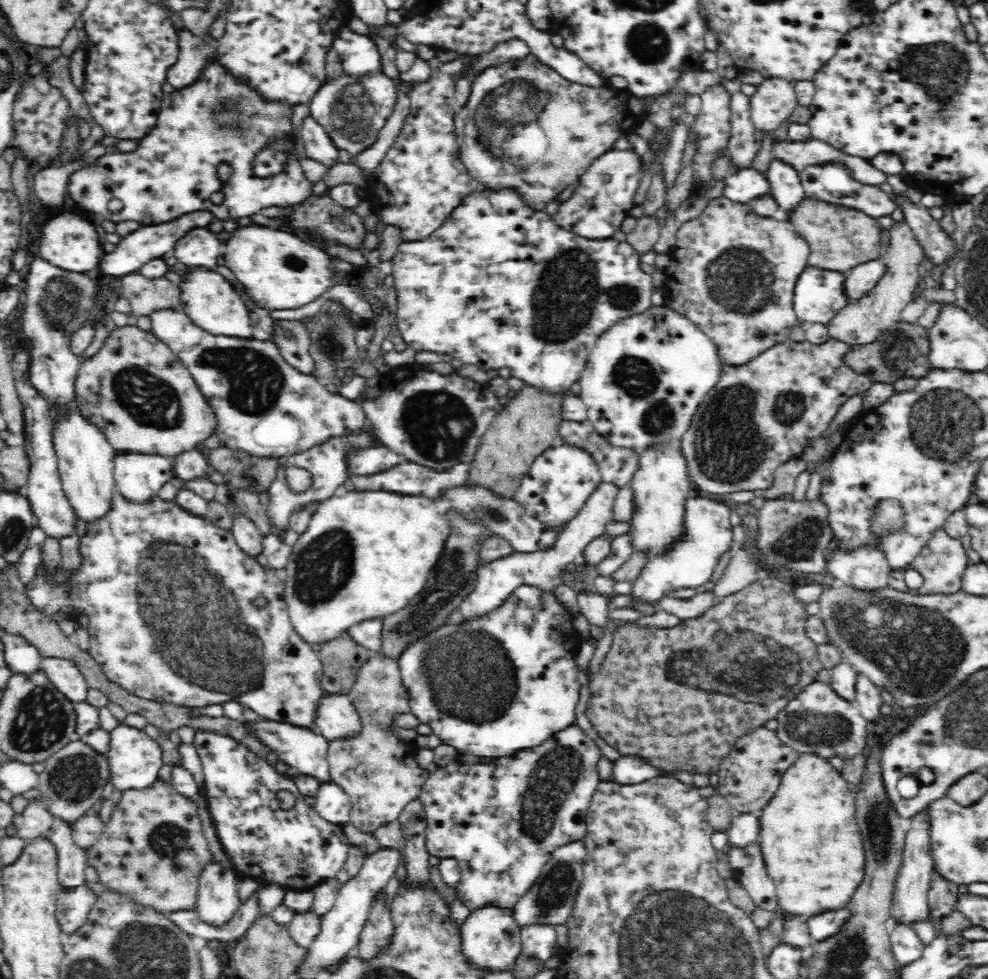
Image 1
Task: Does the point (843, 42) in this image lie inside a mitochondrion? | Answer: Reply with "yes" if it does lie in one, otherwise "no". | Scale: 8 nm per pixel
no

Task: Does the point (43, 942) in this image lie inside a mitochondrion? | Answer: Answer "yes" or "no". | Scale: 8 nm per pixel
no

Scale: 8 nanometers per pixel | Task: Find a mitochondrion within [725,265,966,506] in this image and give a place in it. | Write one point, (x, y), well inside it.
(898, 351)

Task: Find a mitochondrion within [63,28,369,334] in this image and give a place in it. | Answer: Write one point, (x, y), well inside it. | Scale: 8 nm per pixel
(234, 116)

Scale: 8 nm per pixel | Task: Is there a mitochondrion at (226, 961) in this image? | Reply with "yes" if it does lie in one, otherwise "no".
no

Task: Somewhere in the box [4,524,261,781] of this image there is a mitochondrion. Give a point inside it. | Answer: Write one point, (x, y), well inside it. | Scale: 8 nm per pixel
(41, 719)

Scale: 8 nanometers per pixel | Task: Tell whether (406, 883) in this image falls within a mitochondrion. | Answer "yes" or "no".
no

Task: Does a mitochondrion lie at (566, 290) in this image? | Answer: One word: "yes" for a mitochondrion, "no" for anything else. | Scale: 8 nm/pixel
yes

